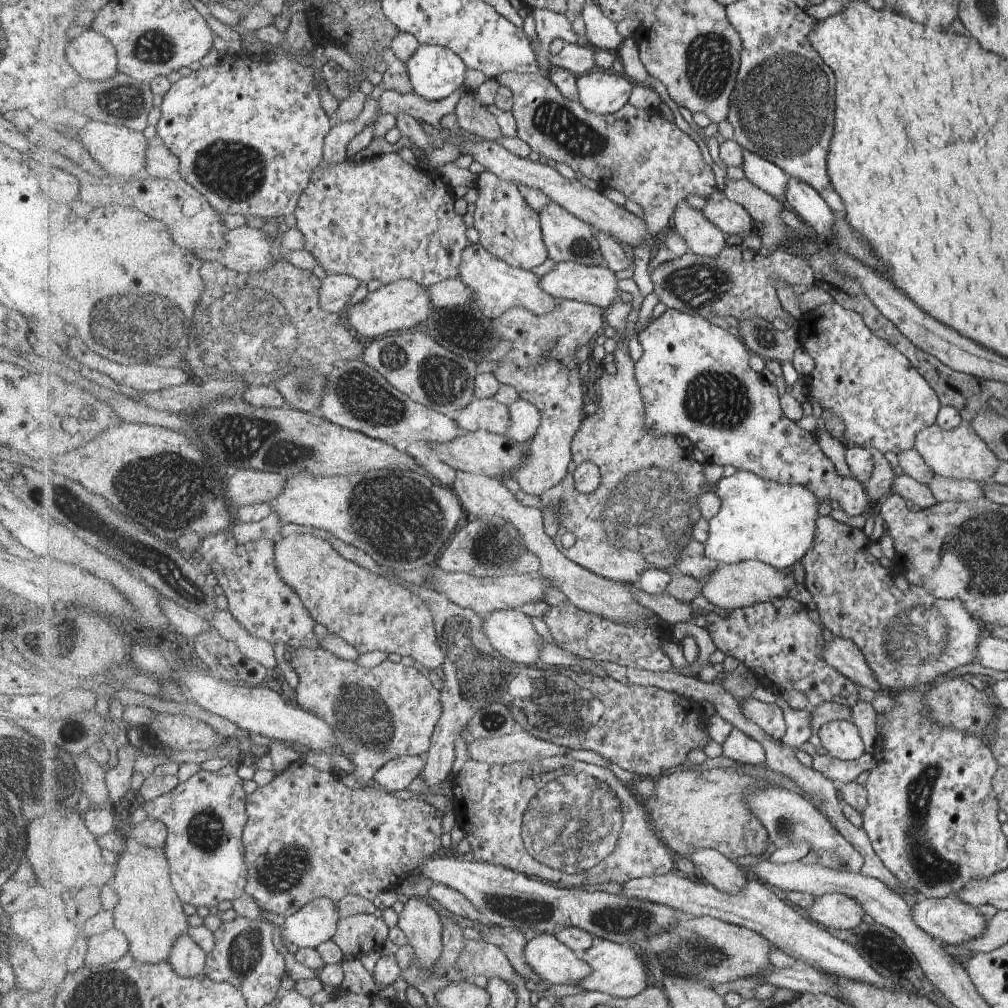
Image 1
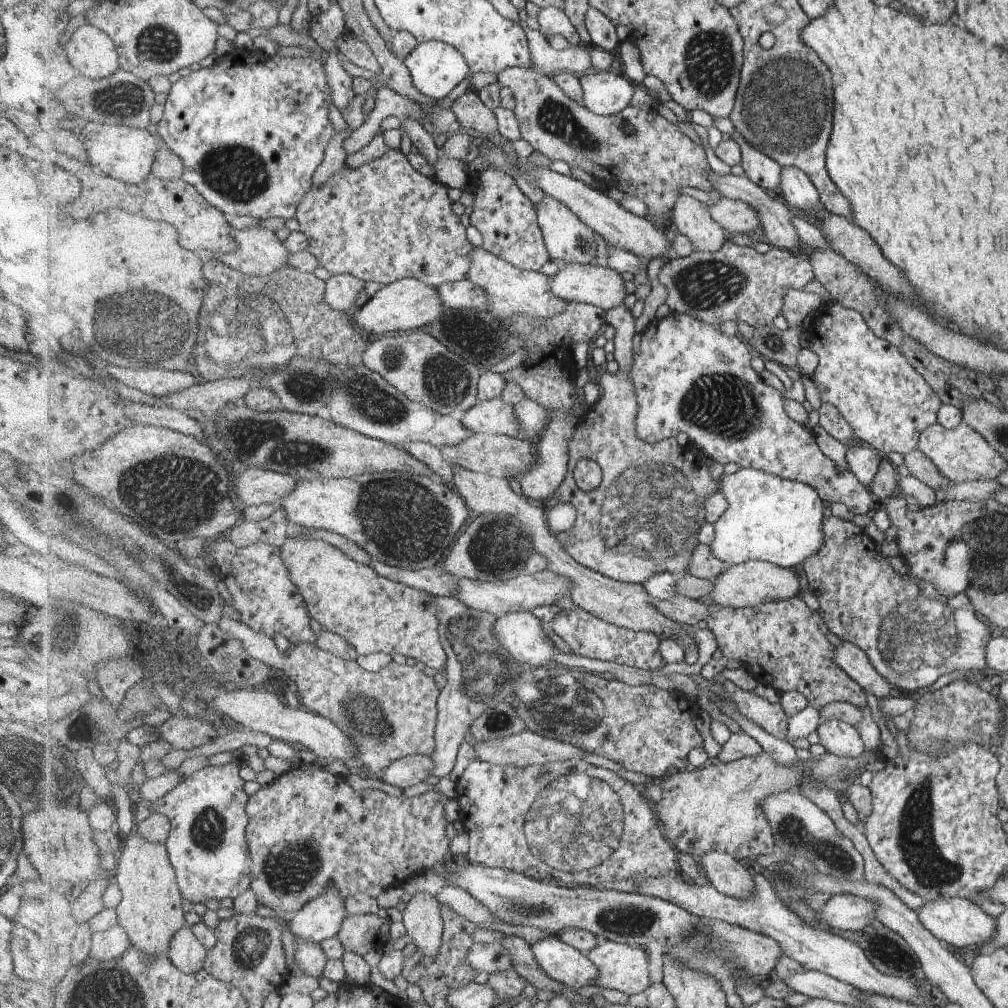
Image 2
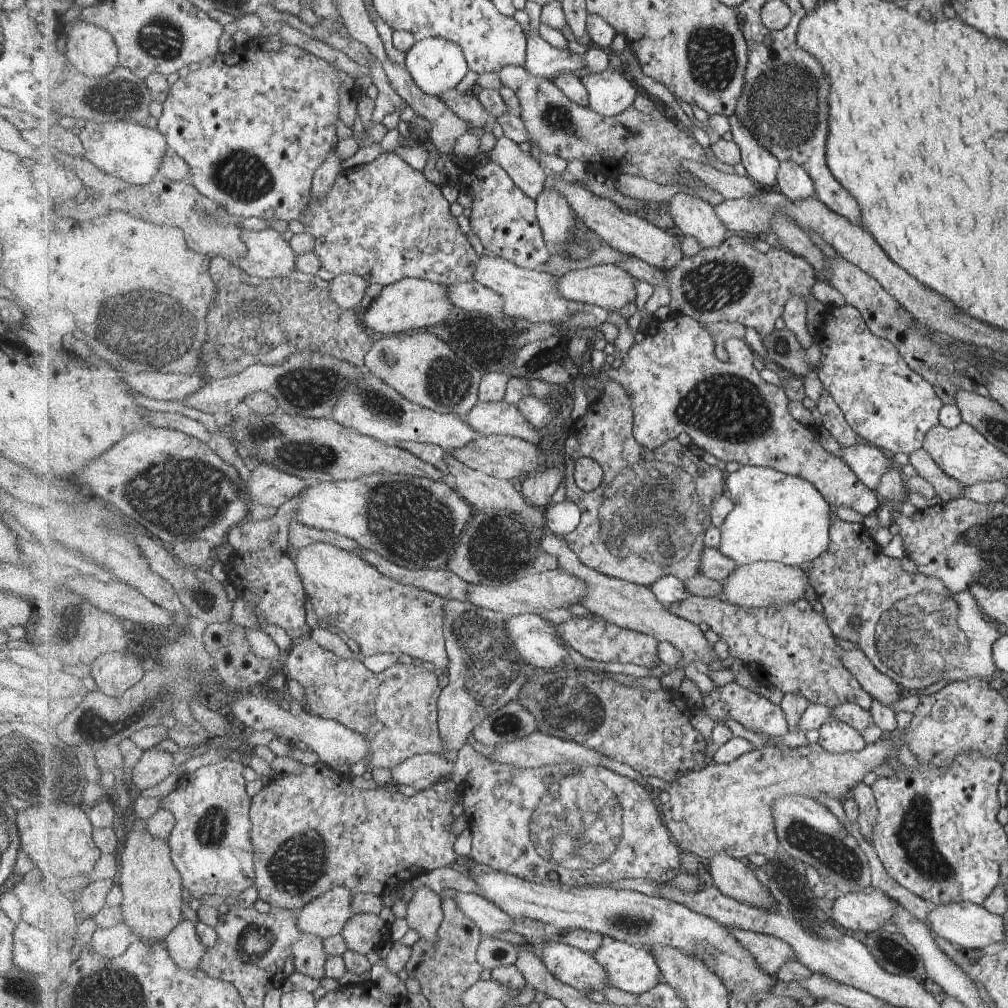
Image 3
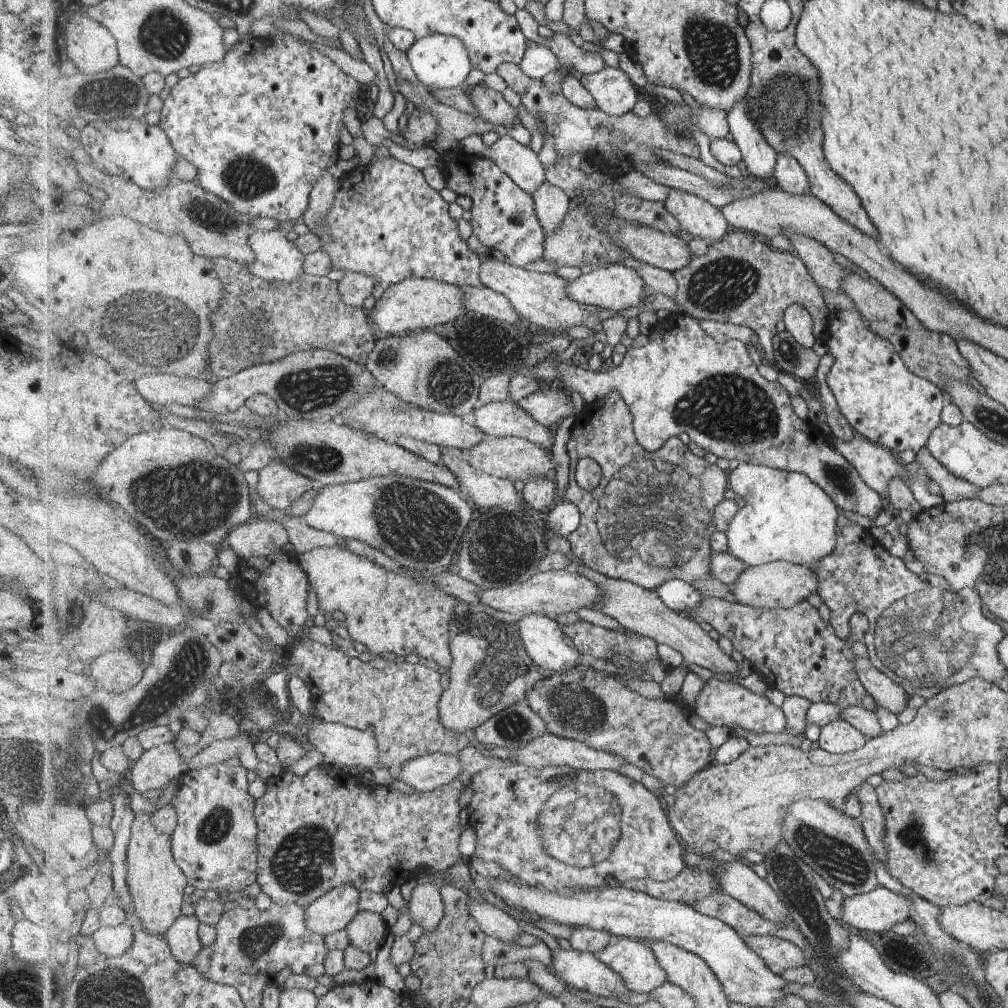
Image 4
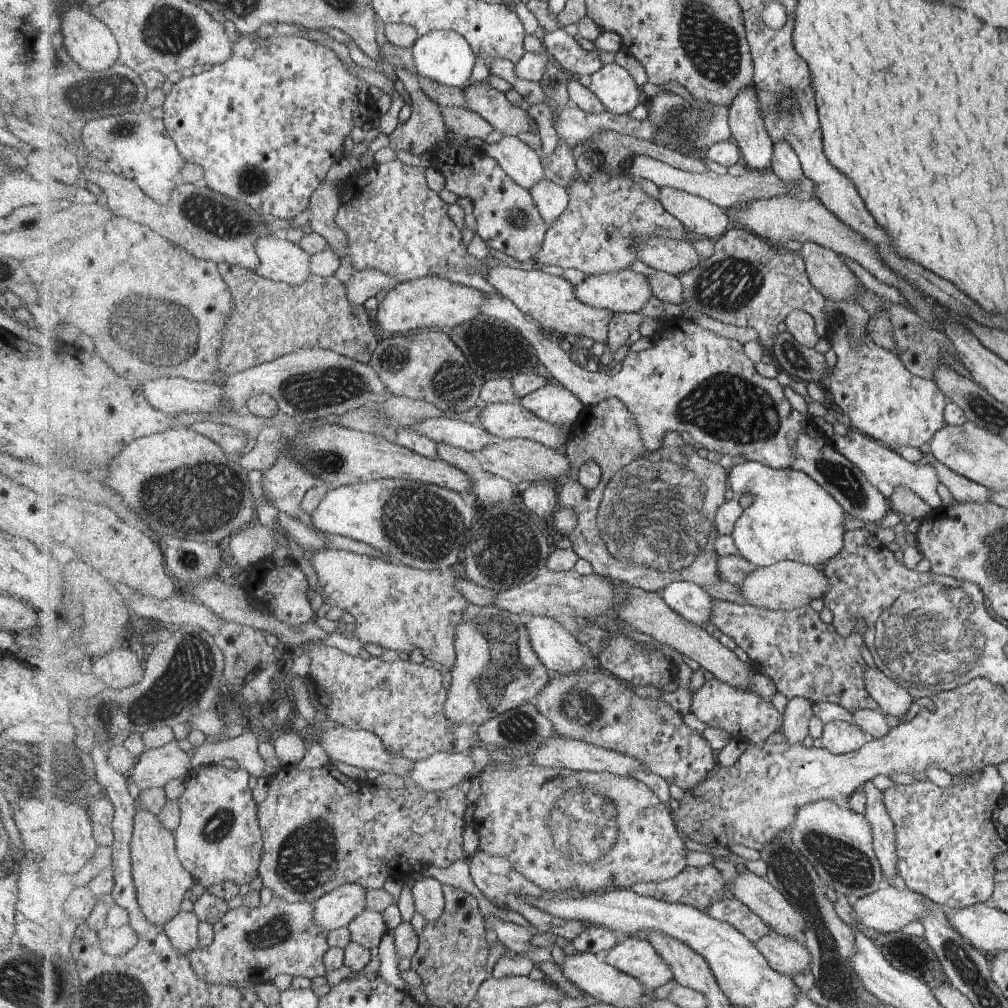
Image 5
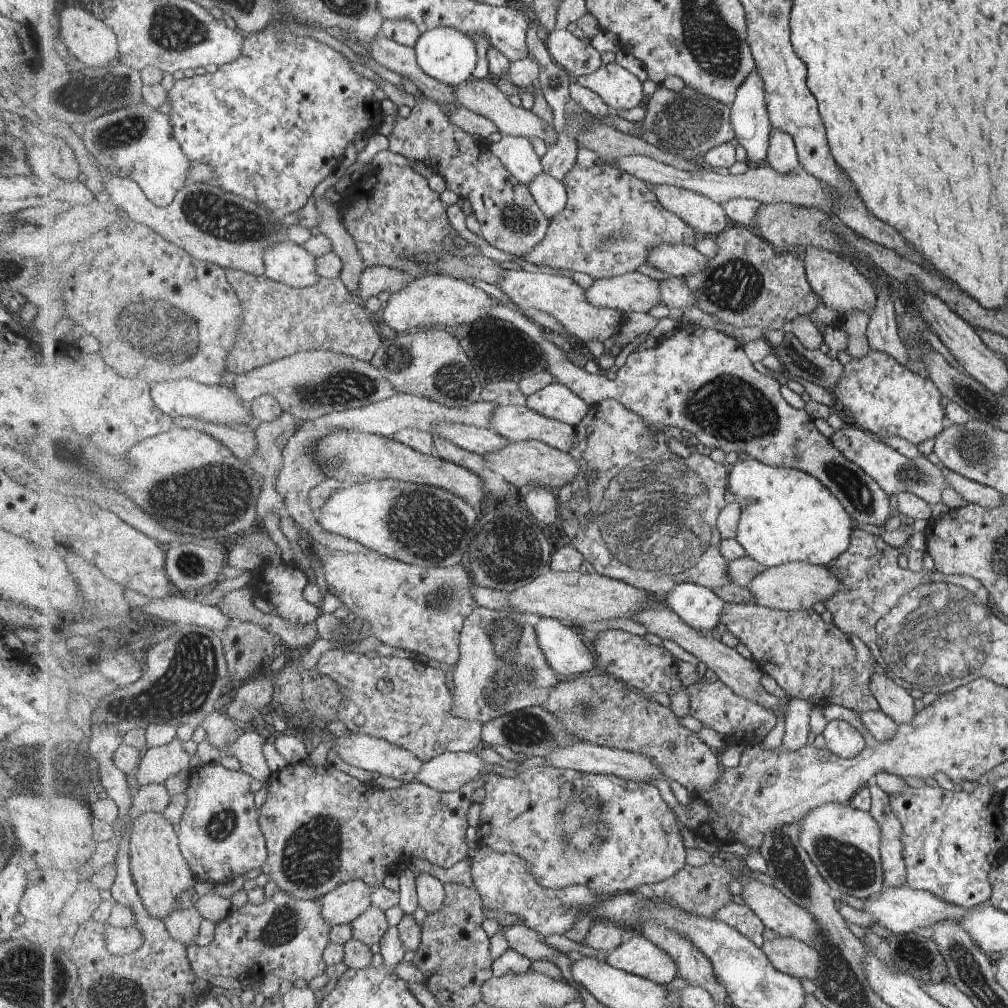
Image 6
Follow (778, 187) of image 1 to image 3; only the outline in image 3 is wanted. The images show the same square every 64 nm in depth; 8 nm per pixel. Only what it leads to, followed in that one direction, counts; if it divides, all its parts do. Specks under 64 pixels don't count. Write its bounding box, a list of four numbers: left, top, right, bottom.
[729,114,780,190]

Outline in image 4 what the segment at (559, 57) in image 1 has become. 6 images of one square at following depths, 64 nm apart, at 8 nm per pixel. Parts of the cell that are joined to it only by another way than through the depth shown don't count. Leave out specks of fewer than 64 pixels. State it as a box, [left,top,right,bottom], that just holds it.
[520,42,563,79]

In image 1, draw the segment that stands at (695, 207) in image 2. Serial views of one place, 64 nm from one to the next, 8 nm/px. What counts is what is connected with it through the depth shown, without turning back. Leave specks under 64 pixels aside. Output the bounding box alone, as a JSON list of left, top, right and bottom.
[672,198,727,258]

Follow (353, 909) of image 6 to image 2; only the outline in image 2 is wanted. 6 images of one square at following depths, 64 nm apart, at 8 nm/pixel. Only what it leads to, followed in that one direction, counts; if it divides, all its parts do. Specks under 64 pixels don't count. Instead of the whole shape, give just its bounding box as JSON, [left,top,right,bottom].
[289,894,347,942]

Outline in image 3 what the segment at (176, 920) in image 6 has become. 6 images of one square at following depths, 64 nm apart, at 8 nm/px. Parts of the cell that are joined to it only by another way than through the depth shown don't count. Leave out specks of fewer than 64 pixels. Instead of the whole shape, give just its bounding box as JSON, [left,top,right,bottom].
[165,920,207,970]

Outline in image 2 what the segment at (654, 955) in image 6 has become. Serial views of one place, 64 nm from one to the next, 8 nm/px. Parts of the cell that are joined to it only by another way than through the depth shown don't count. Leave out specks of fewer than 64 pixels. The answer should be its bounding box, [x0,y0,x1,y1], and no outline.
[588,937,654,997]

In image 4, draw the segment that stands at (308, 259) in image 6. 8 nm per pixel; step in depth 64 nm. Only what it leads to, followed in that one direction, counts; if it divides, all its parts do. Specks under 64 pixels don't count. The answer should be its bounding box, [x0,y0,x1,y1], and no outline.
[247,229,306,283]

